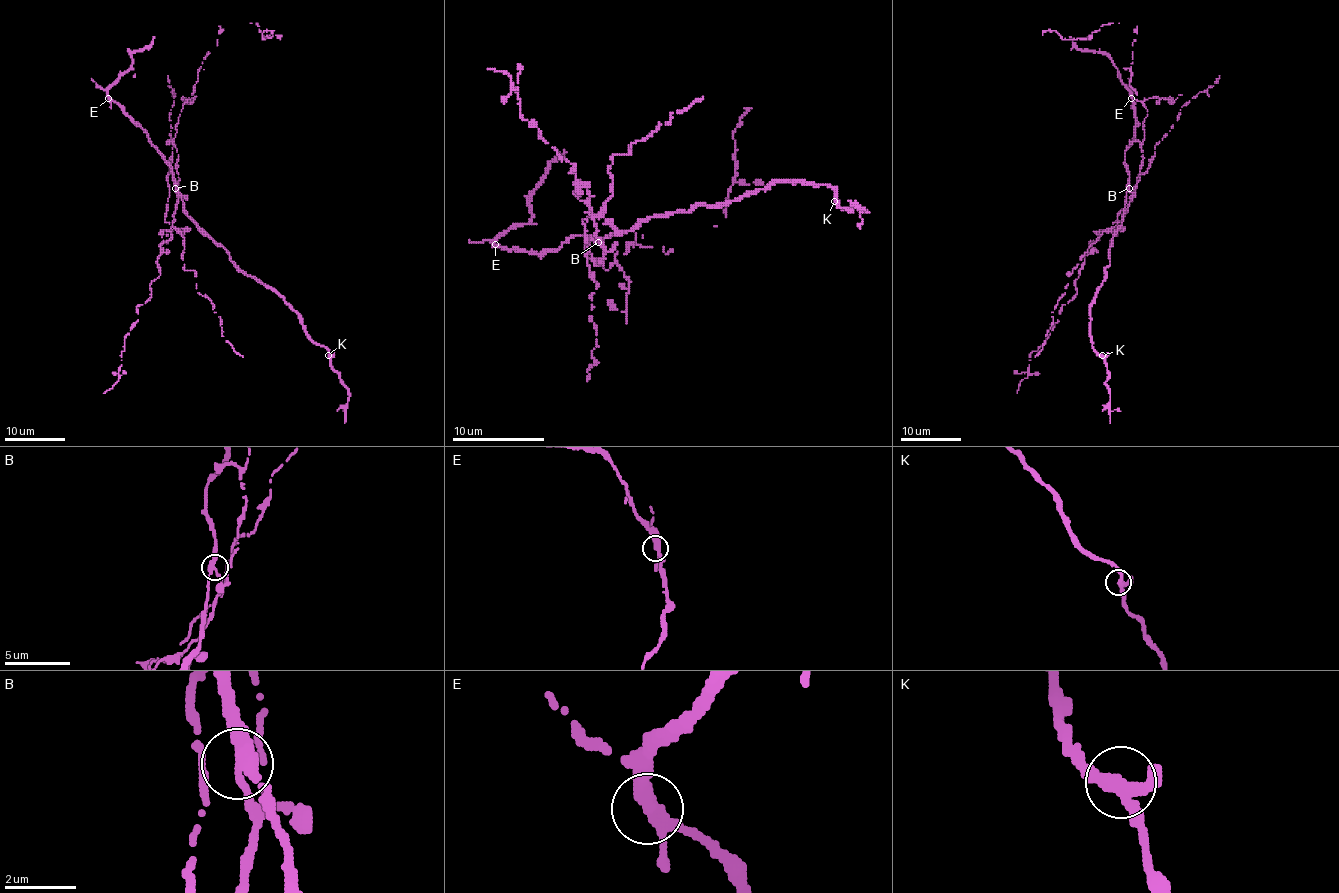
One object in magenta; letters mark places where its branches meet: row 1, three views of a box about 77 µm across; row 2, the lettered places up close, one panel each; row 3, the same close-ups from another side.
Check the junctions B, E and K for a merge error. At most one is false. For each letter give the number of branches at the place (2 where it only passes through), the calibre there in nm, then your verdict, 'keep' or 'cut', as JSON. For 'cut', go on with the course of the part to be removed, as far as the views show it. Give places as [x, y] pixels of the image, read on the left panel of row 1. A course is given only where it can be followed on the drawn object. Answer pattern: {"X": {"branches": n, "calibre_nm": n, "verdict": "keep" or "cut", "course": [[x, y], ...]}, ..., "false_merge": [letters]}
{"B": {"branches": 3, "calibre_nm": 320, "verdict": "cut"}, "E": {"branches": 3, "calibre_nm": 320, "verdict": "keep"}, "K": {"branches": 3, "calibre_nm": 320, "verdict": "keep"}, "false_merge": ["B"]}

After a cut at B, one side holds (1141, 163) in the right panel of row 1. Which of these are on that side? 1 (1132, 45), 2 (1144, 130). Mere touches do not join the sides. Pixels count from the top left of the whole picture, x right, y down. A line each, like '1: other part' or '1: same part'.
1: same part
2: same part

